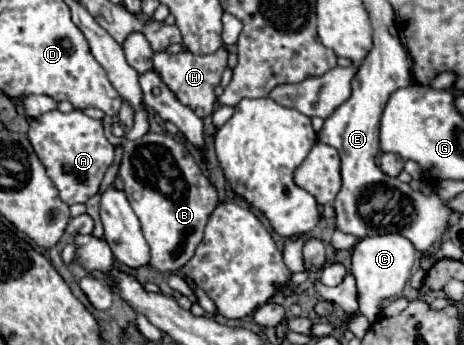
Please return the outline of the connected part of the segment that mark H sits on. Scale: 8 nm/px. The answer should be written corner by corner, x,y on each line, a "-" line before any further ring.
219,48
213,54
207,56
195,56
191,52
179,52
179,54
167,54
157,52
153,56
153,66
165,80
165,84
177,94
177,98
189,106
199,118
211,116
213,102
215,102
215,86
221,82
221,74
227,68
227,48

